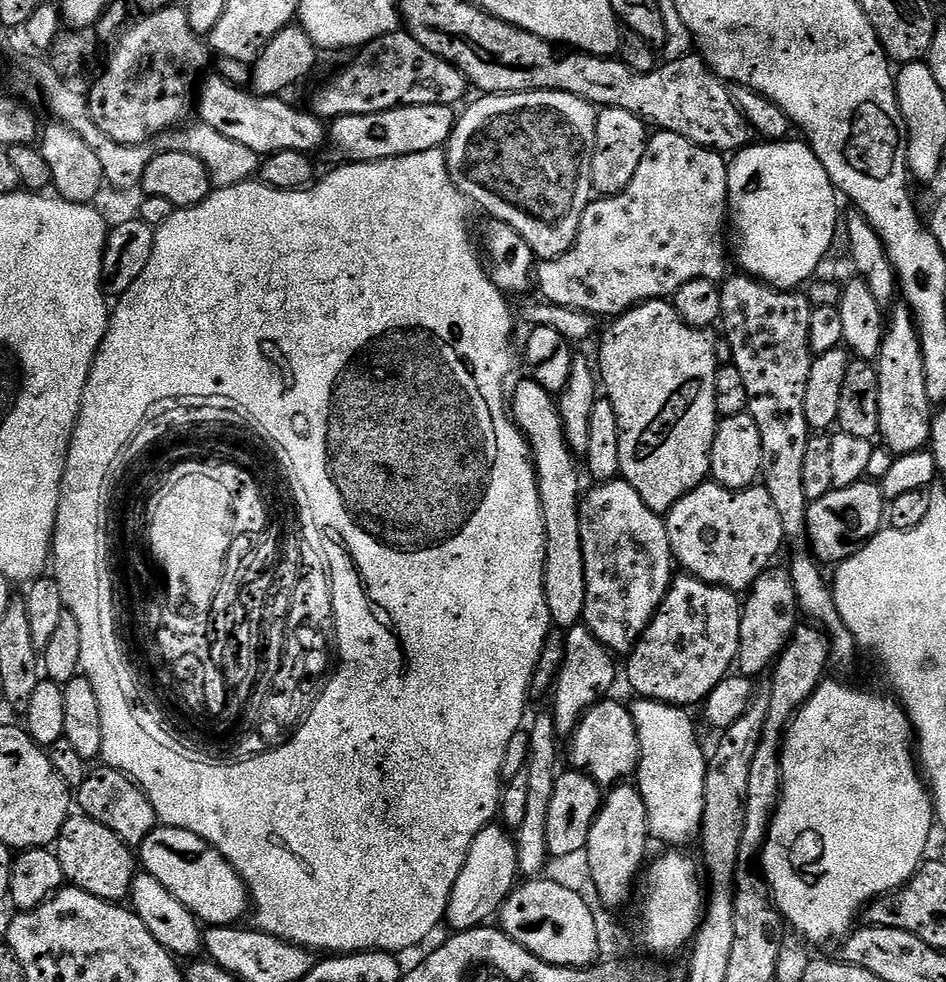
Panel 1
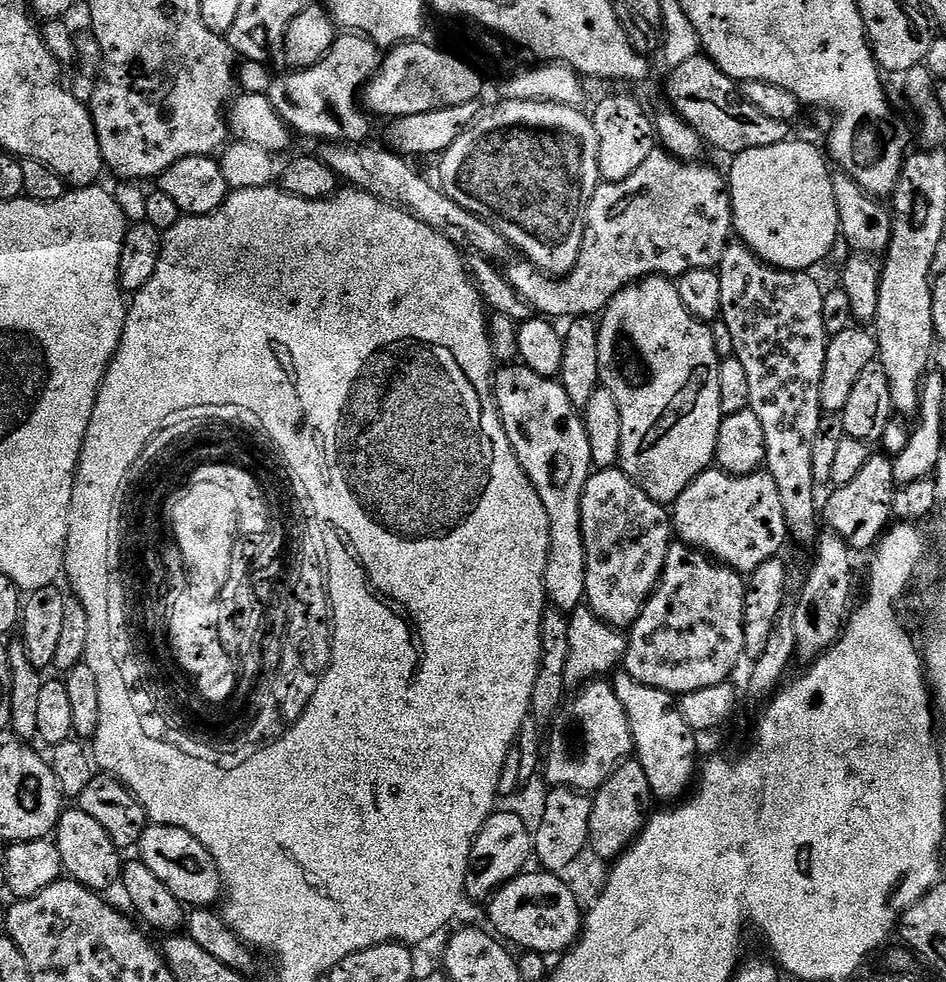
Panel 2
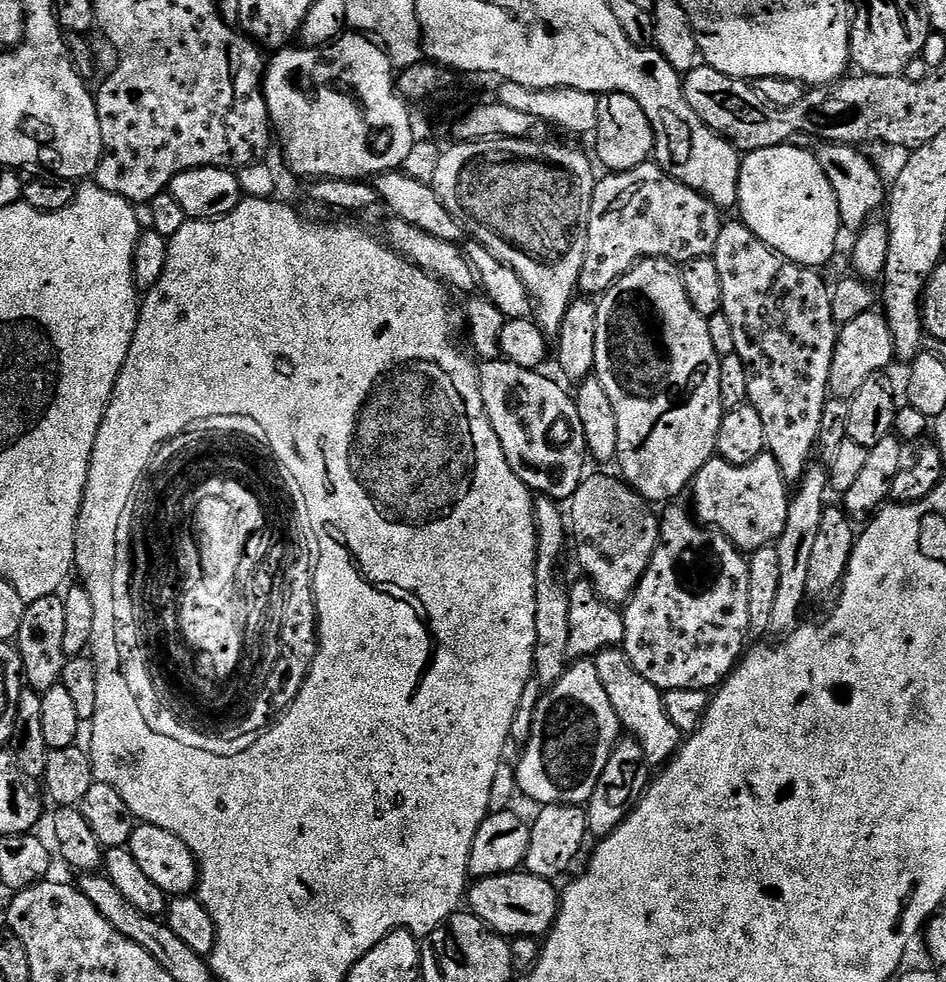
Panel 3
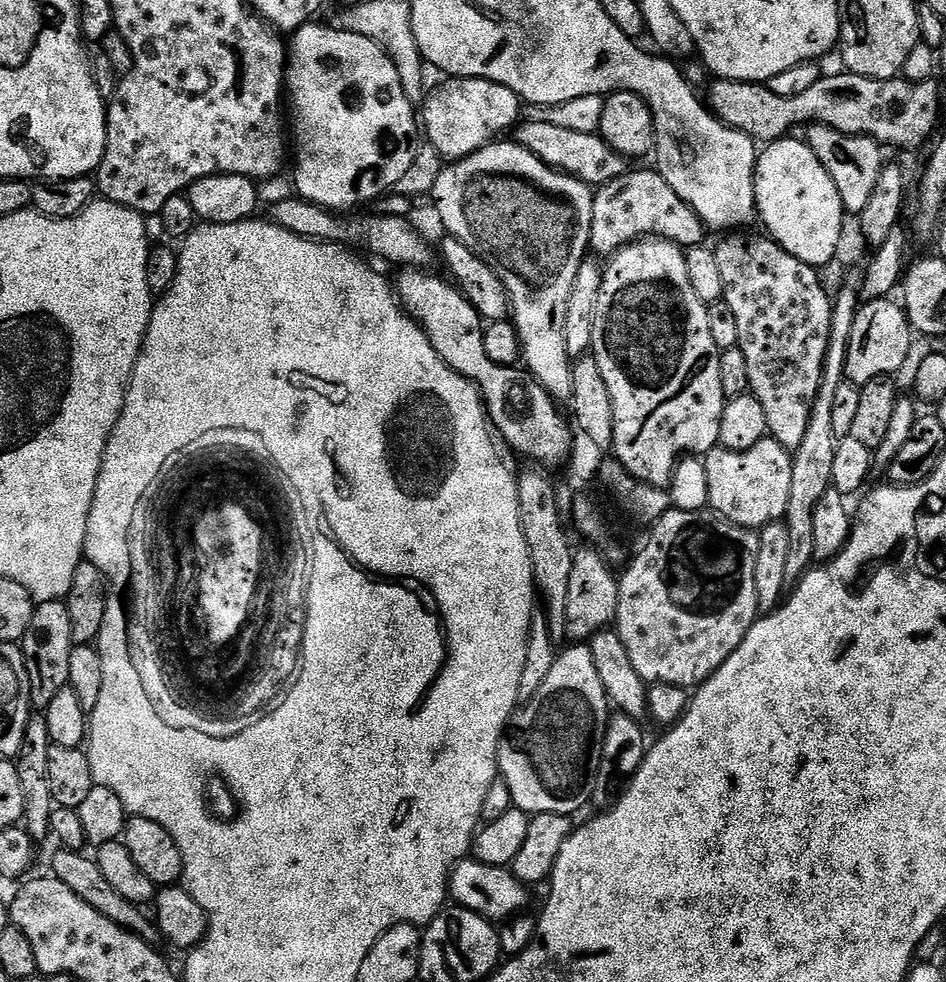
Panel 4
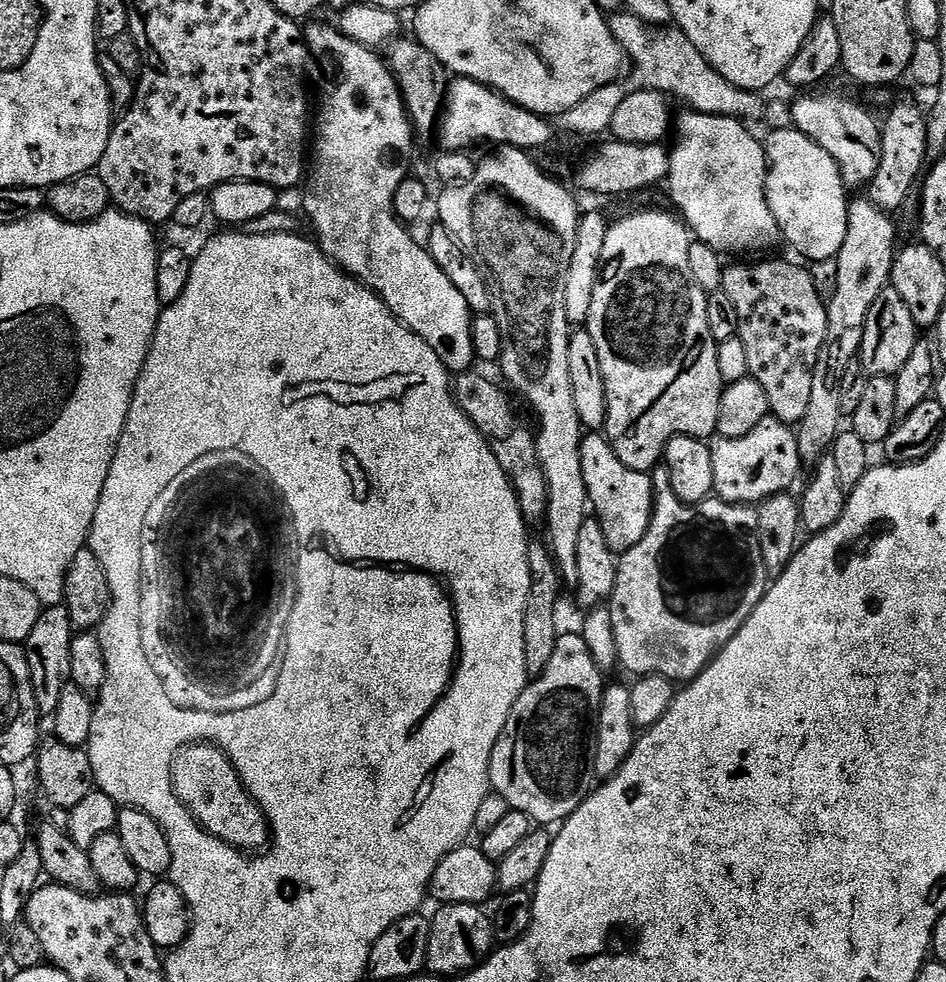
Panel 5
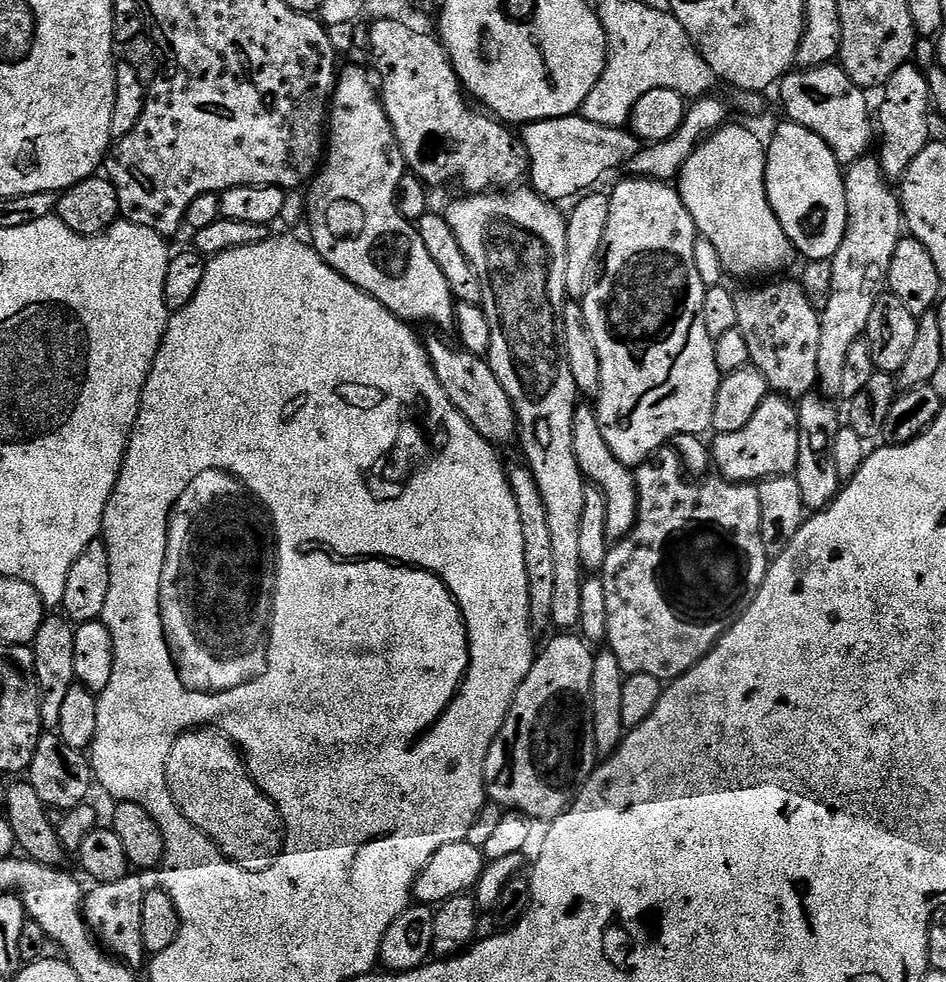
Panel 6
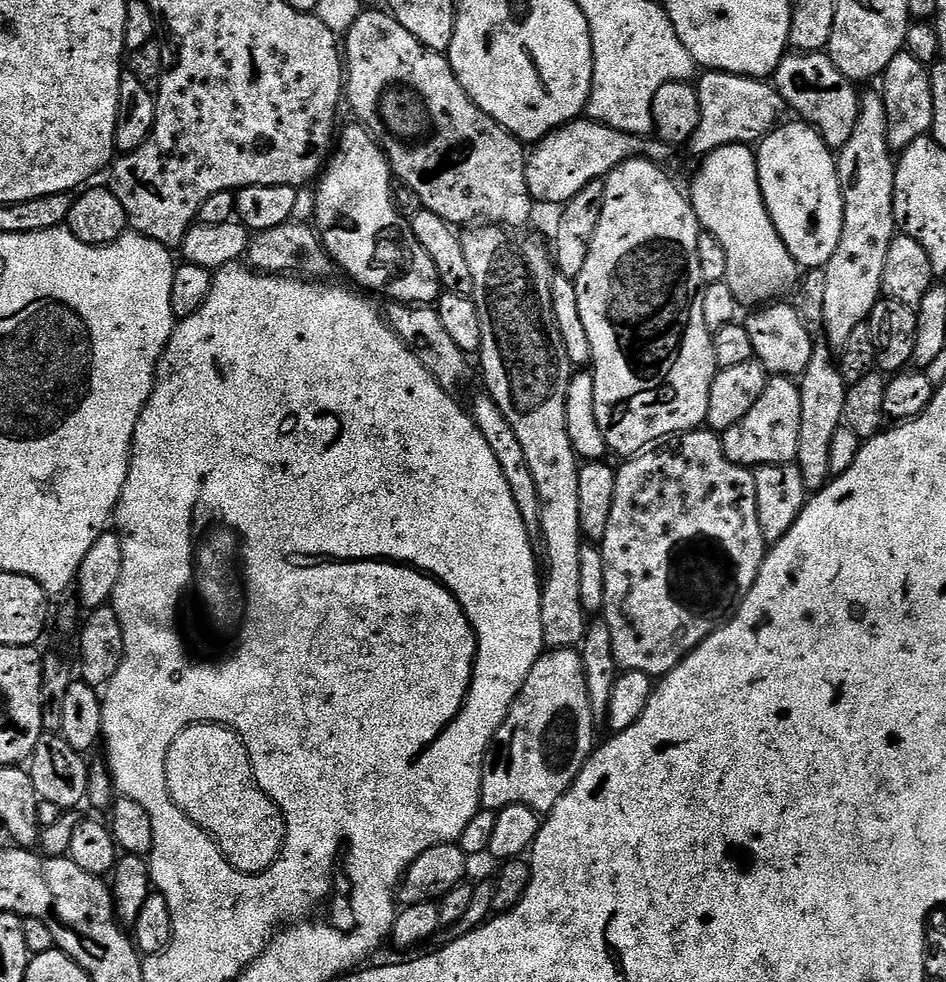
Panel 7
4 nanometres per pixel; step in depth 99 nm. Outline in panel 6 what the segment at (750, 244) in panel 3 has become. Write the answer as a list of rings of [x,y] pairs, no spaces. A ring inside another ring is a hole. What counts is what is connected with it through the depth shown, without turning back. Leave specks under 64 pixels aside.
[[[779,280],[735,293],[738,306],[736,326],[742,338],[746,338],[751,367],[766,378],[769,389],[777,396],[787,396],[789,401],[799,402],[817,387],[818,338],[822,338],[820,313],[810,306],[810,298],[806,298],[799,282]]]

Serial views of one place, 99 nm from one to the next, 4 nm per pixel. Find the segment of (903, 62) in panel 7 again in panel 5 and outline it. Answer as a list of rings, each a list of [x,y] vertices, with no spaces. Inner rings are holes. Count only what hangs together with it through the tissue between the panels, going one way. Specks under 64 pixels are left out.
[[[900,100],[888,112],[888,117],[882,120],[882,154],[878,162],[878,171],[868,183],[866,199],[874,202],[889,214],[896,211],[908,200],[908,195],[917,187],[918,179],[925,169],[924,160],[928,155],[928,121],[925,109],[920,109],[912,100]]]

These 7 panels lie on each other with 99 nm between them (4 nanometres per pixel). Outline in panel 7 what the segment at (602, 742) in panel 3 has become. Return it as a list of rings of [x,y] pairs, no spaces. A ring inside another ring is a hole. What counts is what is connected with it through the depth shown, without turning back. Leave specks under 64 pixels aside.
[[[554,648],[545,651],[544,655],[538,658],[538,662],[534,662],[534,670],[530,670],[518,698],[510,706],[498,734],[492,740],[492,747],[488,749],[488,756],[484,760],[484,777],[482,778],[482,790],[480,791],[481,805],[485,809],[499,810],[511,804],[521,804],[541,814],[551,812],[553,806],[566,794],[566,790],[570,790],[570,786],[583,770],[584,763],[592,755],[594,745],[597,743],[596,728],[598,728],[598,721],[592,717],[592,711],[590,710],[590,694],[586,694],[586,670],[582,666],[579,651],[576,648]]]

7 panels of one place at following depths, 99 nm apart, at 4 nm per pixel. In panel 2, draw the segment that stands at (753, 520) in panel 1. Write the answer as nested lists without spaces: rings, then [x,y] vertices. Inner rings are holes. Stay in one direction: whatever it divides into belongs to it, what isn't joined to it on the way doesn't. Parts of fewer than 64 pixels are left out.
[[[713,466],[703,472],[697,480],[690,482],[686,490],[682,490],[675,504],[671,505],[670,515],[679,543],[689,544],[690,547],[704,552],[713,560],[741,574],[756,572],[767,560],[777,559],[781,555],[780,547],[790,540],[778,485],[766,470],[752,472],[749,476],[732,476],[729,472],[721,472]]]

